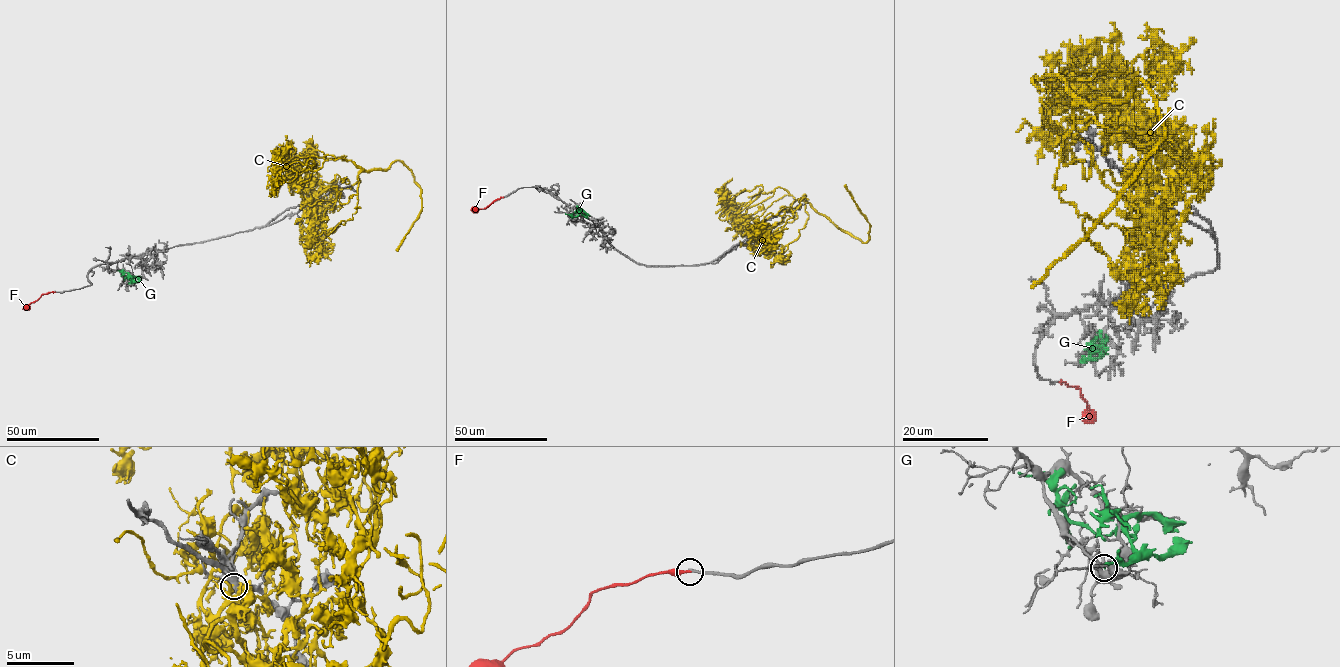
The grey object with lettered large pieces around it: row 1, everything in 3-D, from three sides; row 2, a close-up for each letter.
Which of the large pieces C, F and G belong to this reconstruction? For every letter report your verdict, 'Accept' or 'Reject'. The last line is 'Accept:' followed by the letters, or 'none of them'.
C: Reject
F: Reject
G: Reject
Accept: none of them

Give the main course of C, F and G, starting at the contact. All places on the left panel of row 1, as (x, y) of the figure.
C: (308, 207), (330, 184), (334, 193), (351, 189), (363, 170), (401, 161), (421, 211), (397, 251)
F: (55, 292), (42, 294), (22, 309)
G: (129, 283), (133, 281), (131, 278), (117, 270)

